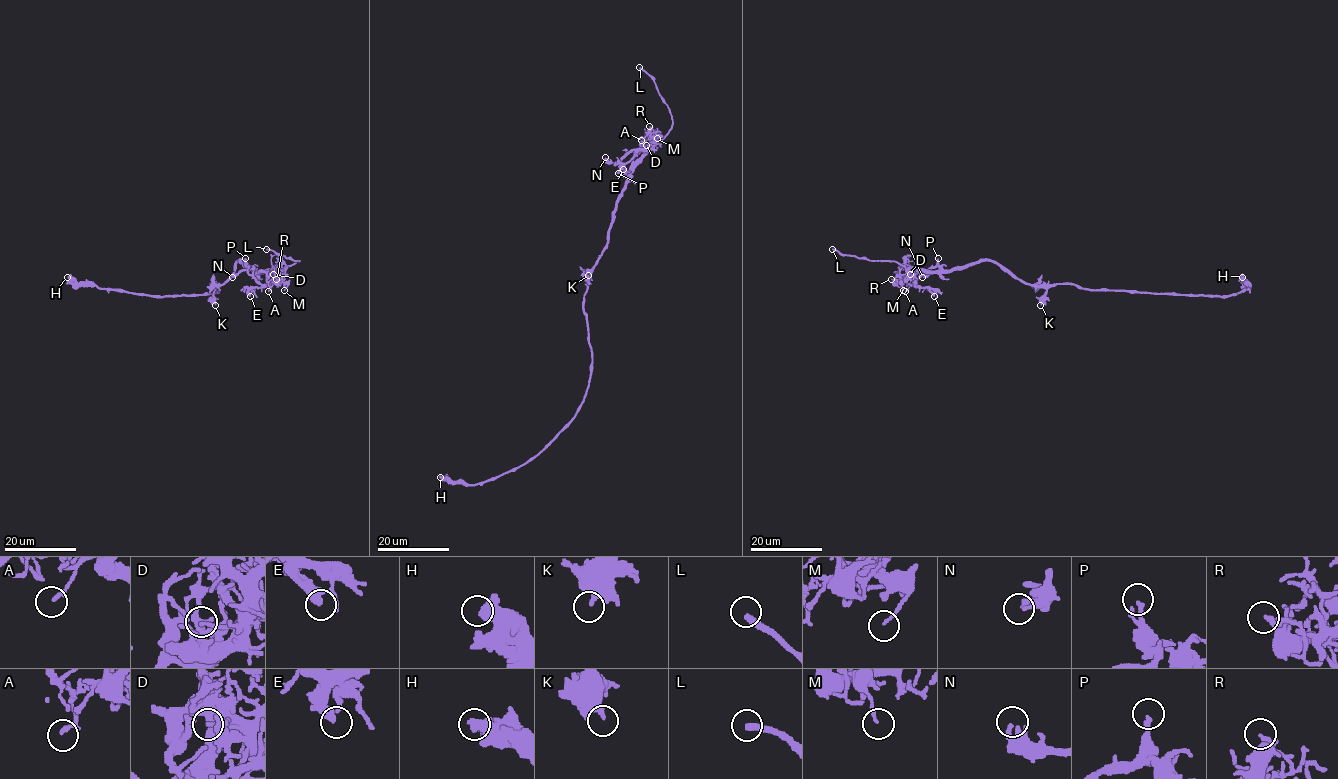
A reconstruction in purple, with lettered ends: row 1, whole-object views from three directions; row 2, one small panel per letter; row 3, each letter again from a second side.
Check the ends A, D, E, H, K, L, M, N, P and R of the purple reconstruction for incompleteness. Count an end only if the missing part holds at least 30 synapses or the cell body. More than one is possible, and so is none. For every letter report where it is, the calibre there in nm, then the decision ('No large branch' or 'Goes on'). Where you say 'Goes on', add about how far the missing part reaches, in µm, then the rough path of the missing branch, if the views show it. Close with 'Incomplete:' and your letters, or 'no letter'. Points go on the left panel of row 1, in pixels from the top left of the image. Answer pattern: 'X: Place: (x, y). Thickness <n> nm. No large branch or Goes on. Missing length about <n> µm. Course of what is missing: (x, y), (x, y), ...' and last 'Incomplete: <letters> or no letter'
A: Place: (268, 291). Thickness 190 nm. No large branch
D: Place: (273, 274). Thickness 140 nm. No large branch
E: Place: (250, 296). Thickness 440 nm. No large branch
H: Place: (67, 277). Thickness 650 nm. No large branch
K: Place: (215, 305). Thickness 320 nm. No large branch
L: Place: (266, 249). Thickness 320 nm. Goes on. Missing length about 45 µm
M: Place: (284, 290). Thickness 130 nm. No large branch
N: Place: (232, 277). Thickness 240 nm. No large branch
P: Place: (245, 258). Thickness 130 nm. No large branch
R: Place: (276, 279). Thickness 300 nm. No large branch
Incomplete: L

